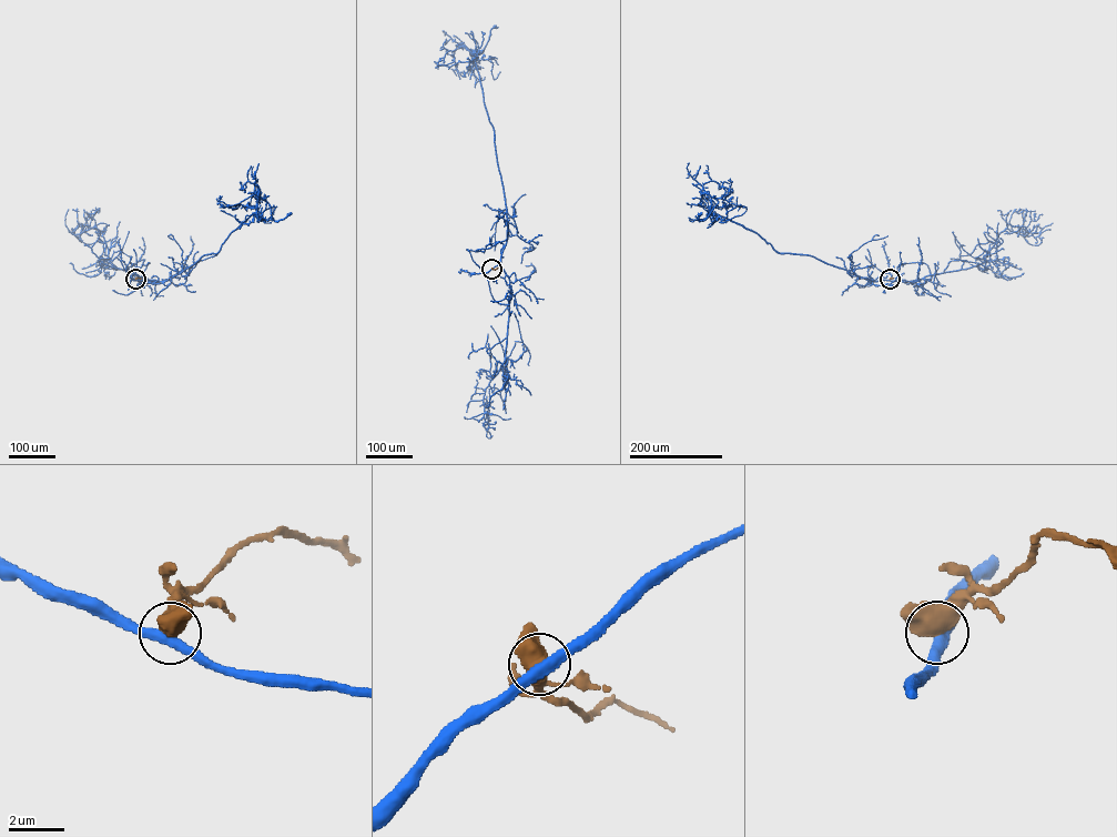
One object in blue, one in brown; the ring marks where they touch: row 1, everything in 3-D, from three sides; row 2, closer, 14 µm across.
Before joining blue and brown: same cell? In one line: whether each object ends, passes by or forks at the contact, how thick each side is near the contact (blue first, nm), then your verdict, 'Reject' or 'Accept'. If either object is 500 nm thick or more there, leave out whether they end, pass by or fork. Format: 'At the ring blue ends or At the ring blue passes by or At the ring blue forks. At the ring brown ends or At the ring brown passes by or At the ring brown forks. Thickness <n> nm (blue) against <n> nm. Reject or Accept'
Thickness 400 nm (blue) against 550 nm. Reject

